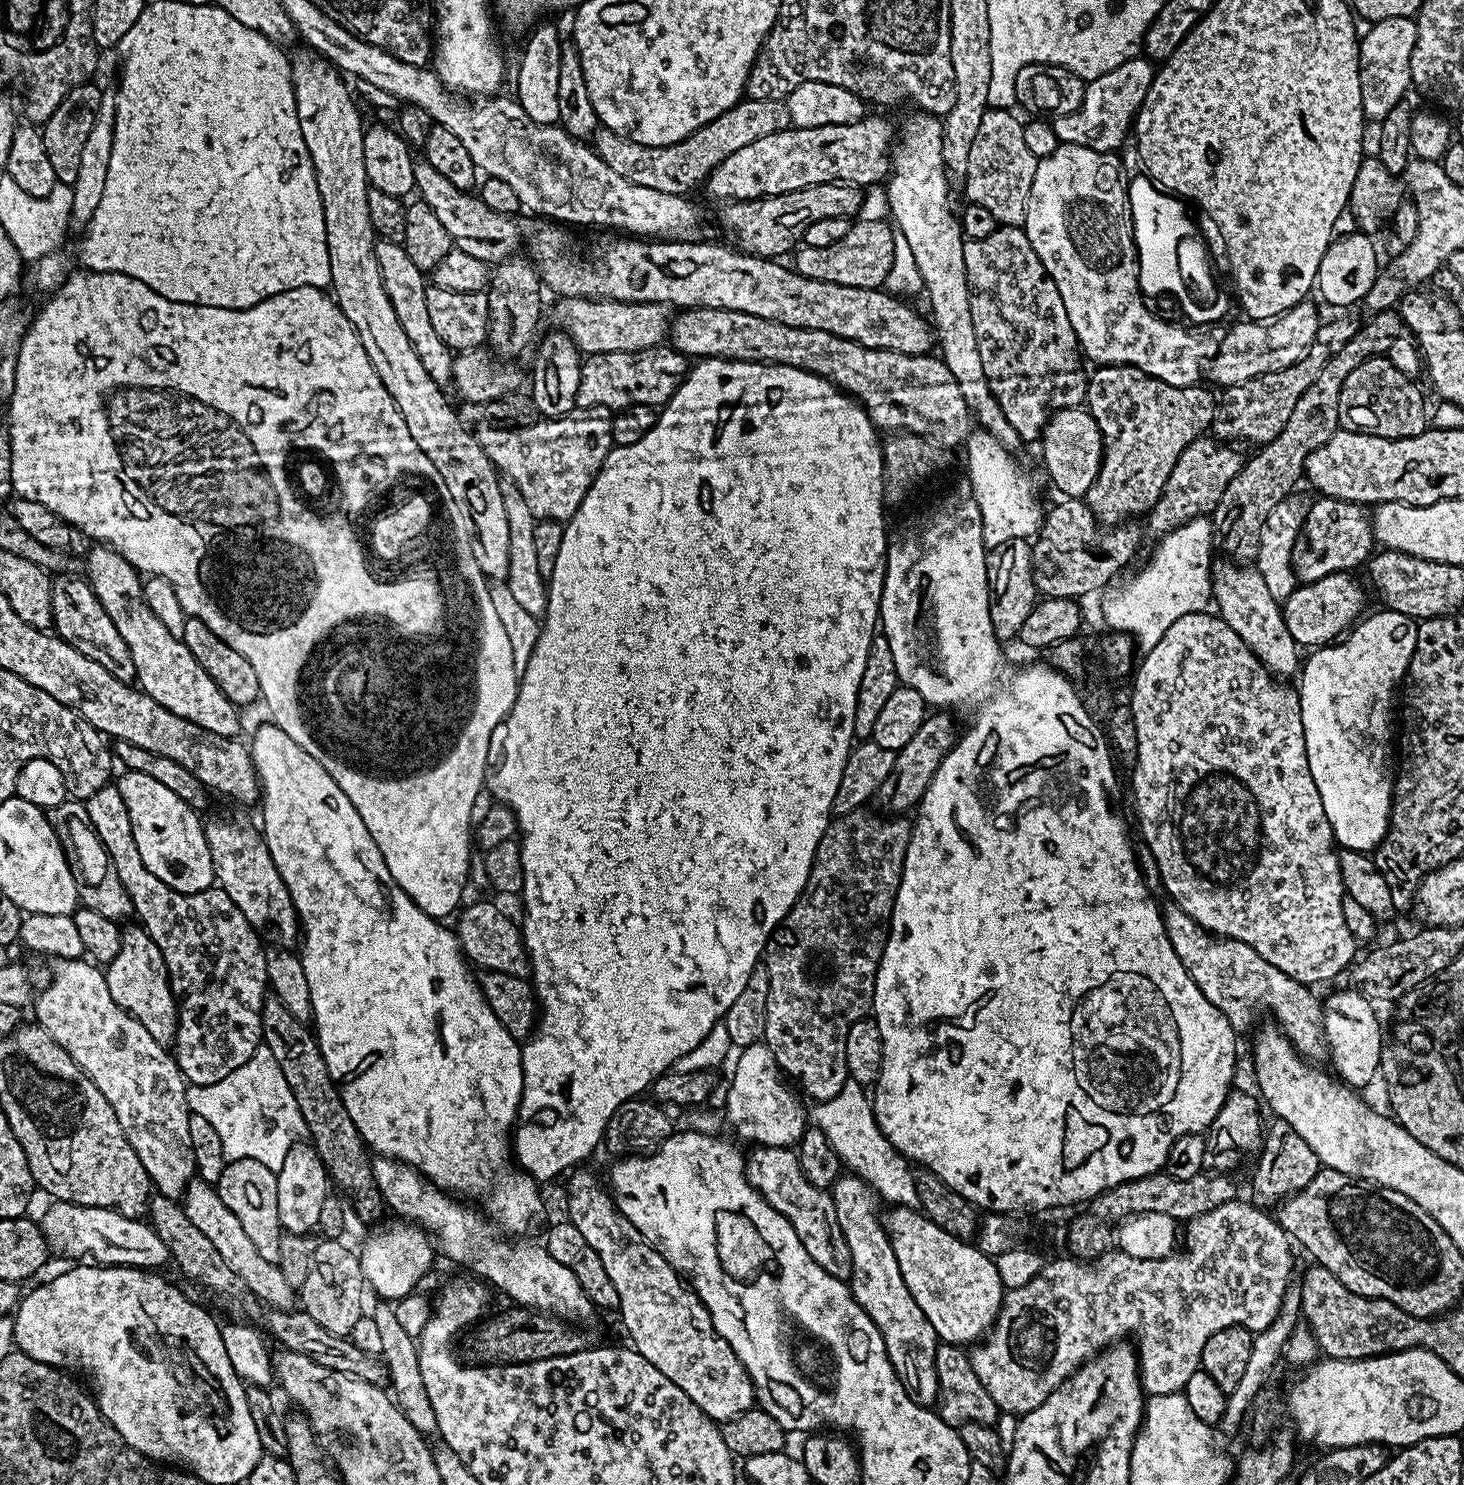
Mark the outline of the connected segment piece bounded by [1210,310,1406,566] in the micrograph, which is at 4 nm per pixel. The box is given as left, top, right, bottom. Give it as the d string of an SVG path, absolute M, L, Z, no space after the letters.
M1399 311L1374 312L1367 318L1369 320L1365 324L1363 321L1357 327L1354 338L1350 338L1350 342L1346 342L1342 350L1333 352L1326 366L1322 366L1322 370L1314 378L1314 382L1310 382L1306 394L1298 398L1298 406L1294 406L1294 411L1290 413L1286 426L1282 426L1282 434L1278 434L1278 438L1274 438L1259 450L1253 451L1256 453L1249 460L1247 457L1243 461L1240 473L1230 482L1230 486L1226 486L1226 494L1222 494L1218 506L1210 513L1210 523L1215 539L1217 541L1220 539L1220 548L1228 555L1225 557L1229 561L1248 566L1253 563L1252 559L1260 556L1260 536L1264 532L1266 518L1270 518L1270 510L1274 510L1278 502L1287 500L1293 495L1292 487L1304 476L1306 458L1310 458L1310 454L1314 454L1314 450L1318 450L1318 446L1326 443L1340 428L1339 394L1342 391L1343 382L1362 363L1383 357L1390 350L1390 346L1394 346L1394 341L1399 336L1405 335L1404 320Z

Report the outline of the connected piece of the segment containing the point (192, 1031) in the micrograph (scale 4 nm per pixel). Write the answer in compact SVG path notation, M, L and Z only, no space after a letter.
M109 782L102 786L102 790L98 790L98 794L94 794L86 803L90 822L98 838L102 838L102 846L106 846L110 862L114 862L114 870L118 870L118 878L126 894L130 894L135 919L140 919L137 921L148 931L150 938L154 938L168 967L172 992L178 1001L174 1041L176 1064L189 1085L222 1082L226 1074L245 1064L262 1043L260 1011L270 985L266 974L266 948L260 945L261 933L252 928L250 922L246 922L242 910L230 902L219 886L185 896L146 870L146 862L142 862L142 854L138 854L138 845L134 842L134 830L130 826L130 814L126 814L126 802L122 802L122 794L115 783Z

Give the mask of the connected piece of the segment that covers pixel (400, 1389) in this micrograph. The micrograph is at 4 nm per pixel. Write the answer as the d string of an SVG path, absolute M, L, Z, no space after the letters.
M375 1301L375 1306L370 1310L373 1322L377 1325L382 1343L381 1359L385 1366L389 1385L392 1384L394 1398L401 1408L401 1412L412 1426L425 1436L435 1435L437 1433L437 1419L434 1415L433 1407L430 1406L430 1398L427 1397L426 1388L422 1383L421 1367L418 1366L418 1344L417 1341L409 1335L409 1329L399 1325L395 1307L389 1301Z

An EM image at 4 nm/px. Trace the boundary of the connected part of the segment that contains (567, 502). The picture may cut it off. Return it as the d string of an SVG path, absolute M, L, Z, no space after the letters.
M590 406L572 410L569 416L541 418L536 425L525 428L492 428L486 423L475 429L476 441L486 450L486 458L522 494L537 520L567 522L582 506L586 490L604 466L608 451L613 448L613 409L606 406Z

